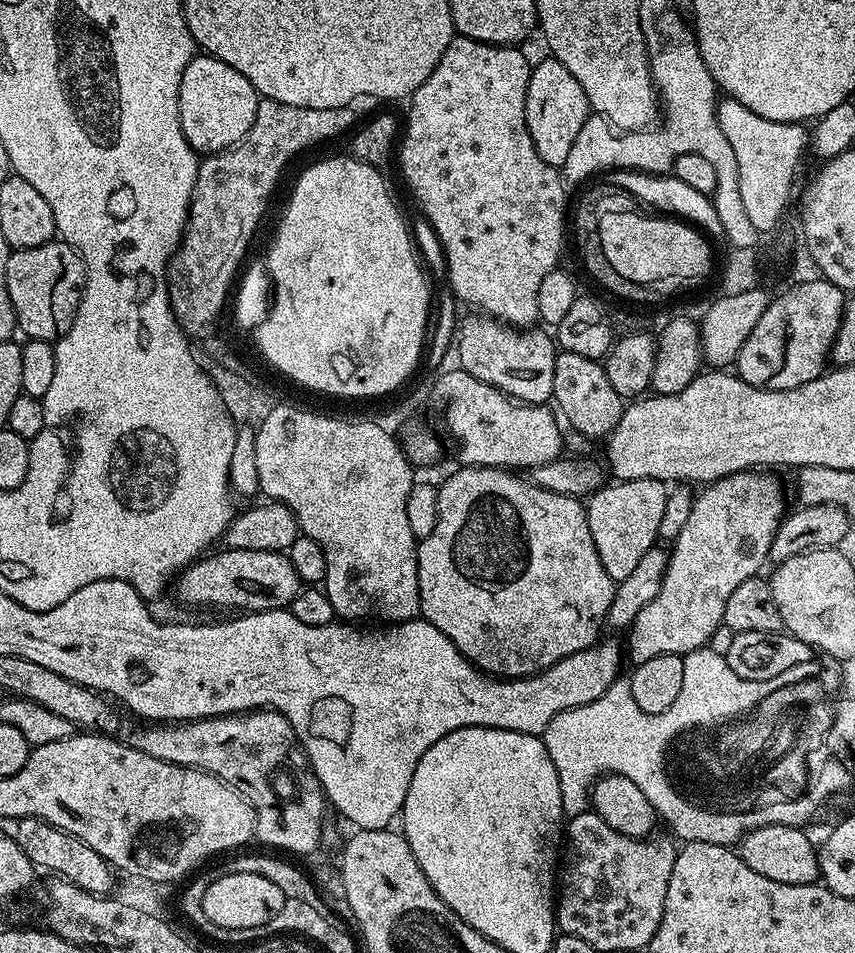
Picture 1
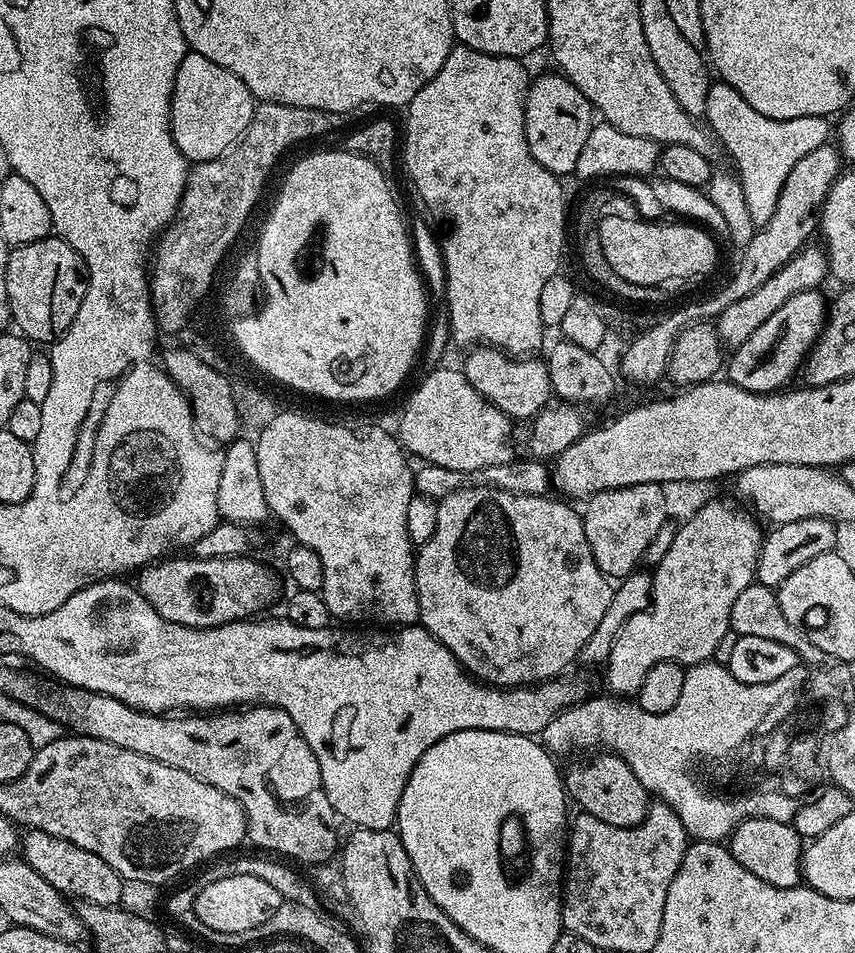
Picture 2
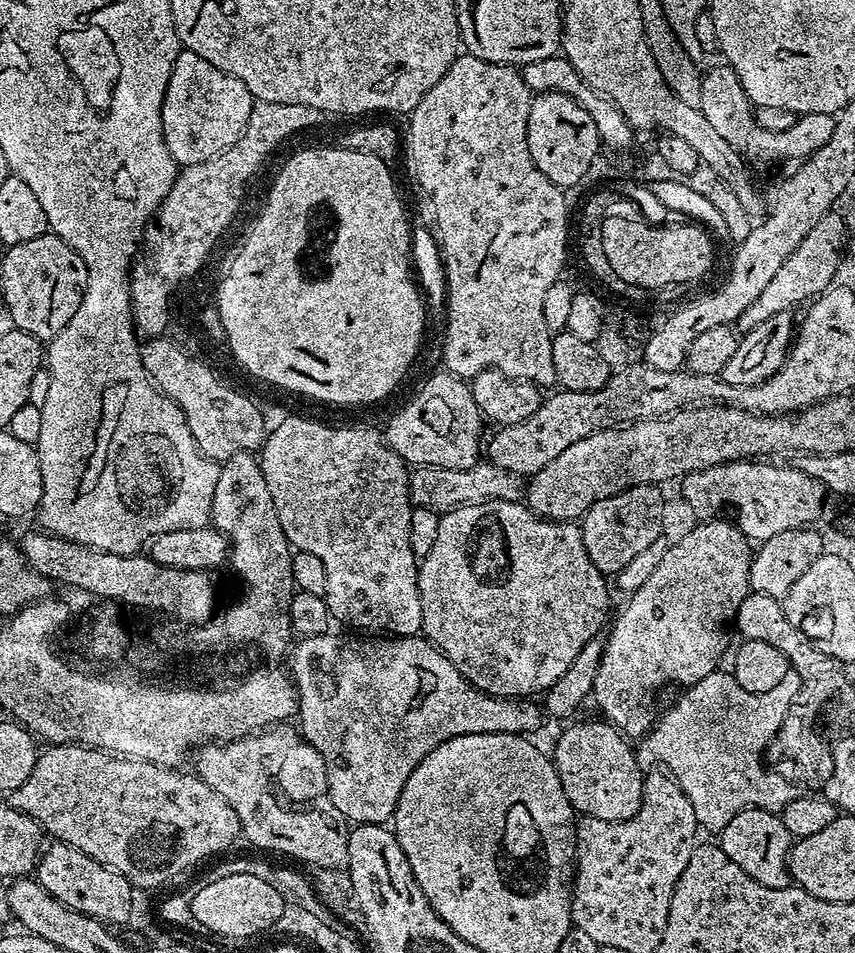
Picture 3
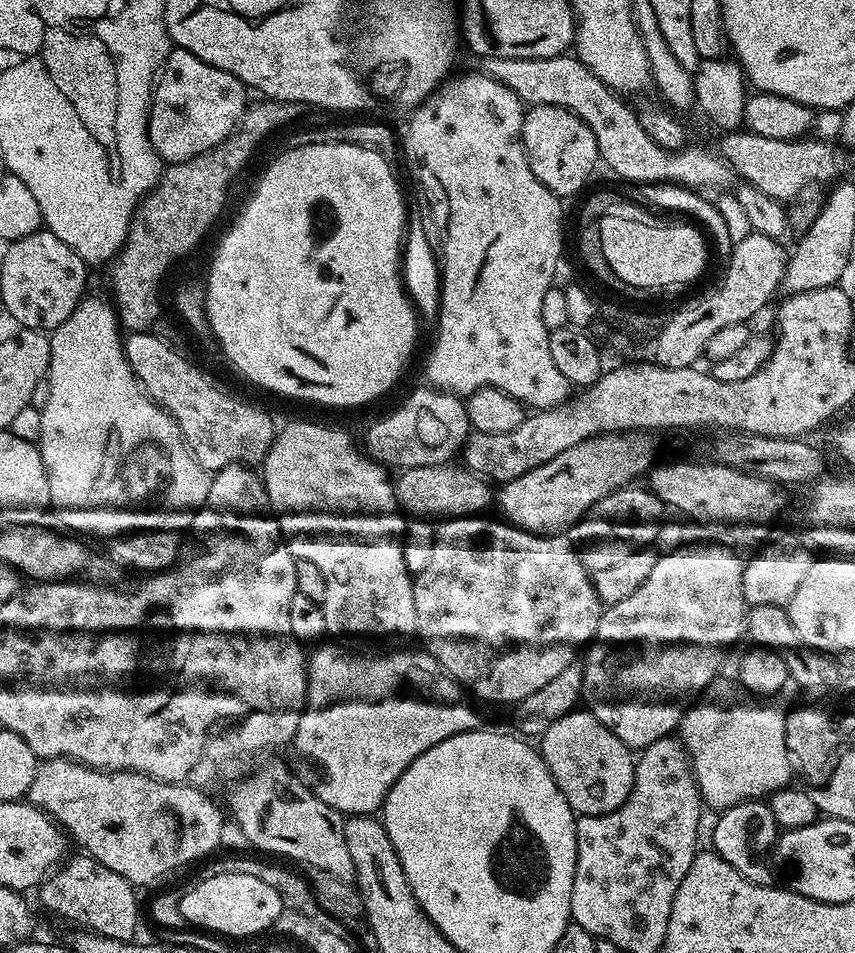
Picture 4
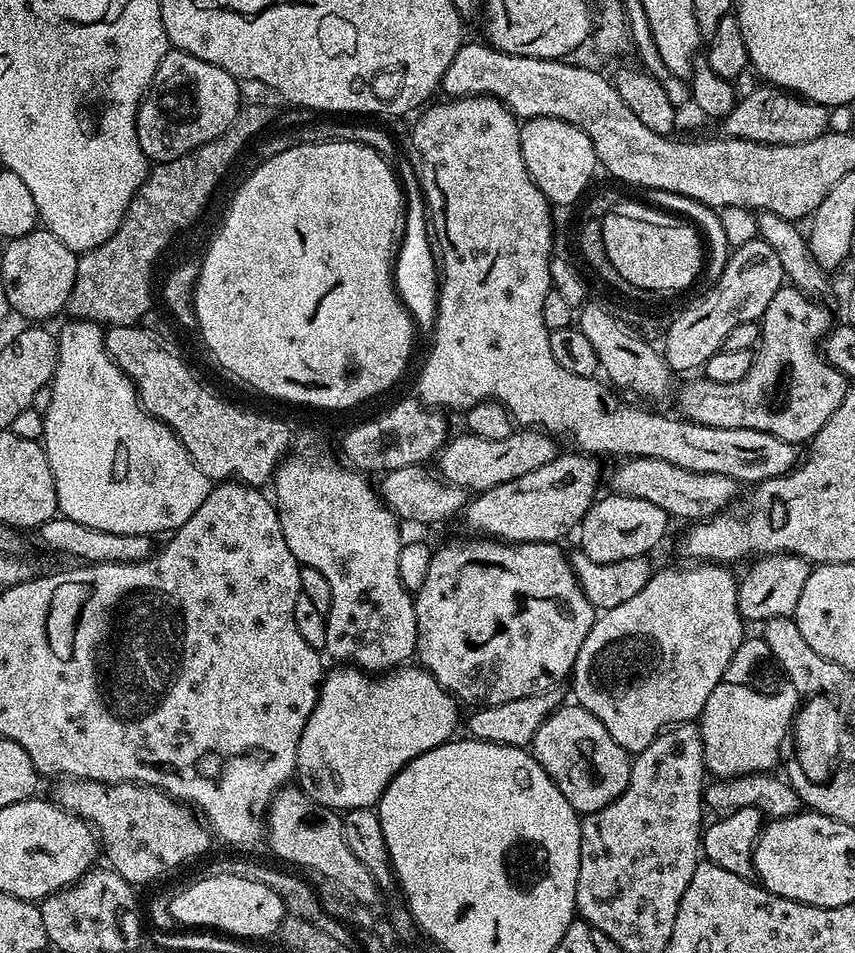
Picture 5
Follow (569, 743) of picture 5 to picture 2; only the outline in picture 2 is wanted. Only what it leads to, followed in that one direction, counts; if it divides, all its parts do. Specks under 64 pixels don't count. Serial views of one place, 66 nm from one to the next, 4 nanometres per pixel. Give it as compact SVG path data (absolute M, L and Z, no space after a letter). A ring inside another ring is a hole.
M596 754L592 764L579 772L572 768L566 772L566 792L580 803L581 813L593 820L601 820L615 828L633 828L641 824L648 813L650 793L638 782L638 774L630 770L626 761L615 754ZM573 796L573 797L572 797Z

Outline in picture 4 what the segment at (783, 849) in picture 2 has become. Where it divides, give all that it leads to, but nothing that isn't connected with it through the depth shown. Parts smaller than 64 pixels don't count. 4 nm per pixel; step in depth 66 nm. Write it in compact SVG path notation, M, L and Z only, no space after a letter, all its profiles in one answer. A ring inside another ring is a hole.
M763 799L743 800L723 809L717 816L720 817L712 828L711 847L722 858L726 858L726 862L730 862L730 866L734 866L742 878L755 884L772 884L774 878L772 868L768 865L768 856L770 860L776 847L778 825L769 805Z

